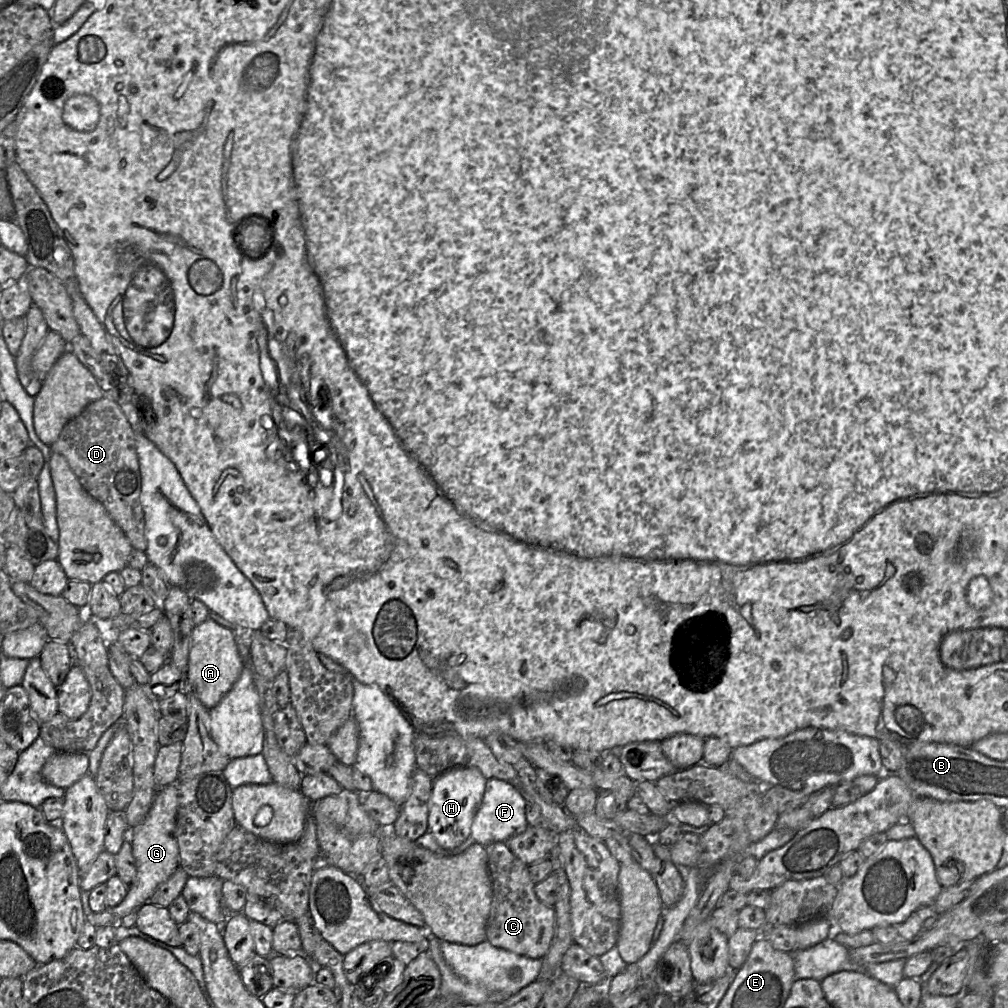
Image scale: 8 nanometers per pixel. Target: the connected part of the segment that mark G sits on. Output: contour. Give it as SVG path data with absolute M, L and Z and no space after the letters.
M170 784L159 788L145 819L139 825L130 829L129 839L137 865L136 879L132 886L128 888L127 895L120 904L99 913L92 912L86 917L96 928L106 925L116 926L125 915L136 911L141 905L149 902L155 890L167 881L180 866L179 848L175 837L178 796L178 784Z

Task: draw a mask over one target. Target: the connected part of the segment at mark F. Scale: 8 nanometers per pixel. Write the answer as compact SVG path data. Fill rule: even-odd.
M489 779L485 785L485 791L481 804L474 816L469 837L454 849L444 849L440 847L433 835L426 832L414 841L417 845L442 856L453 856L462 853L474 844L487 846L494 842L506 842L511 837L524 832L528 823L525 816L526 801L518 790L503 780Z

